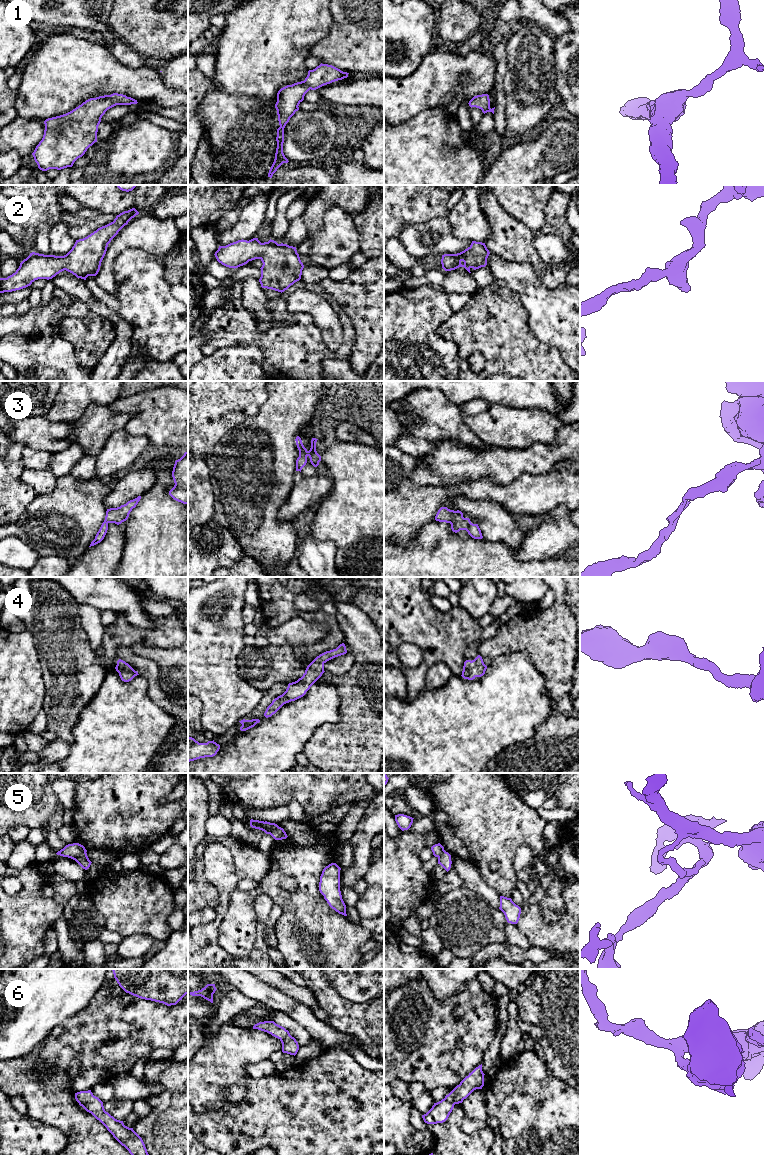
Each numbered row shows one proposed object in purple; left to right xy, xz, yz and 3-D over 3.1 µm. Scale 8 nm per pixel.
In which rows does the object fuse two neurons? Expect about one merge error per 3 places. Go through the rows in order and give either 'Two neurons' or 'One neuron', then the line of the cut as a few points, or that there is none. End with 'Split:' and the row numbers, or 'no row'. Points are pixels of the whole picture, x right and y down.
1: One neuron. No split
2: One neuron. No split
3: One neuron. No split
4: One neuron. No split
5: Two neurons. Split along xy (85, 852), (74, 859)
6: One neuron. No split
Split: 5

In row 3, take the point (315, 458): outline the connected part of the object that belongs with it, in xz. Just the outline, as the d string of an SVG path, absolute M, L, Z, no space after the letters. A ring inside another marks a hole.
M299 436L296 437L296 445L299 450L299 457L296 460L296 471L302 470L302 468L306 465L307 463L307 458L310 458L310 462L314 467L317 467L319 465L319 462L321 461L321 456L317 453L316 451L316 442L318 439L312 438L311 440L311 448L308 451L303 443L302 440Z

